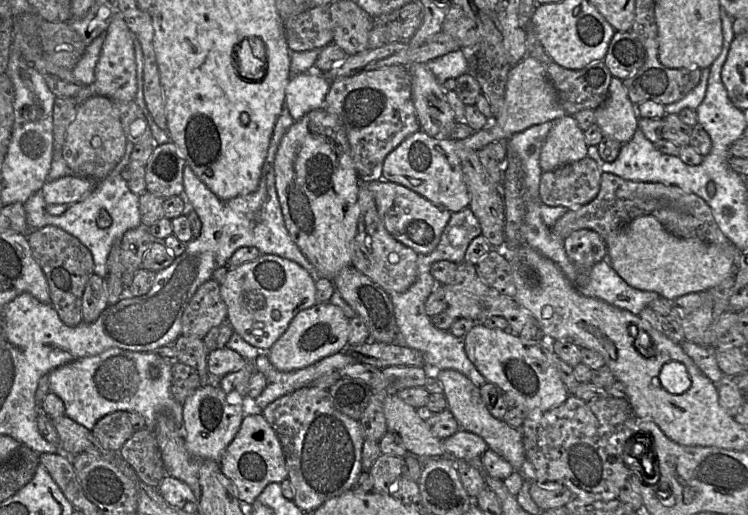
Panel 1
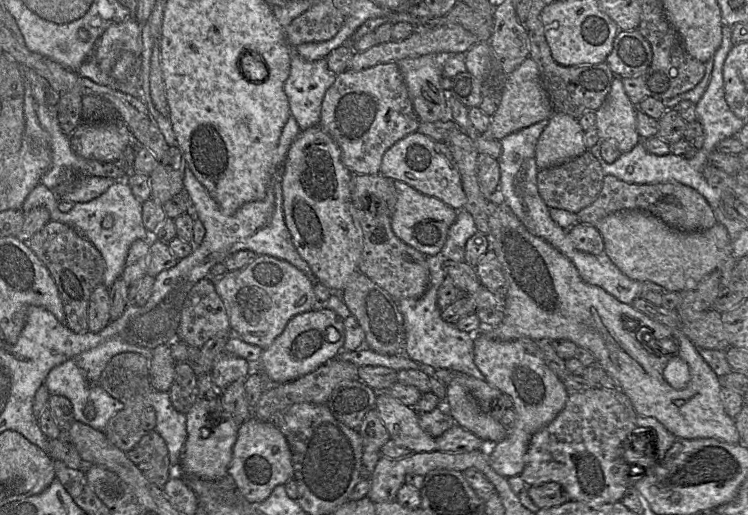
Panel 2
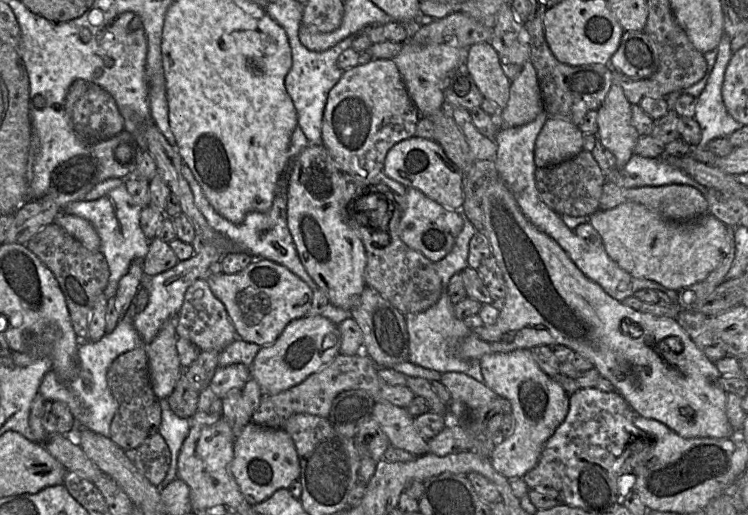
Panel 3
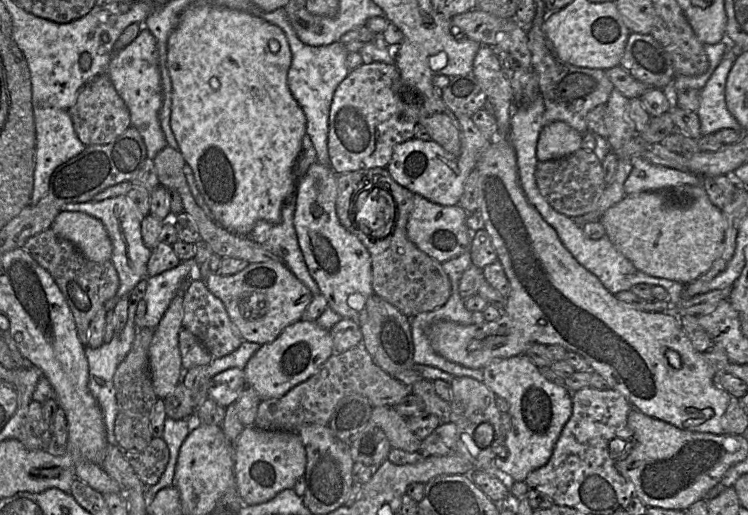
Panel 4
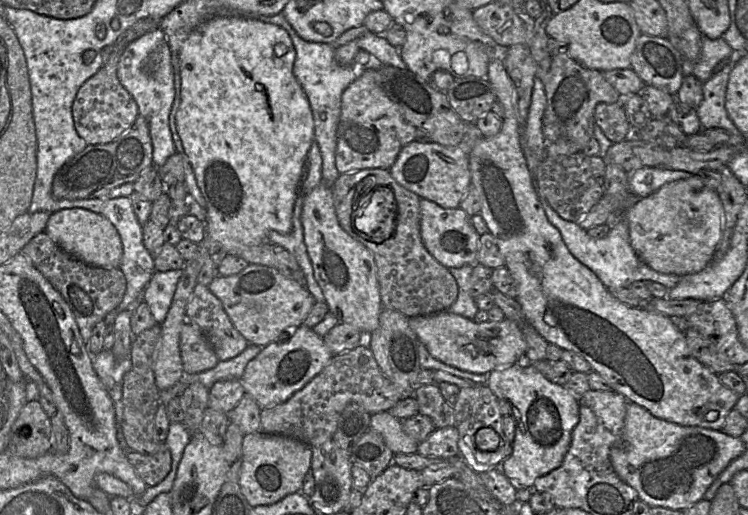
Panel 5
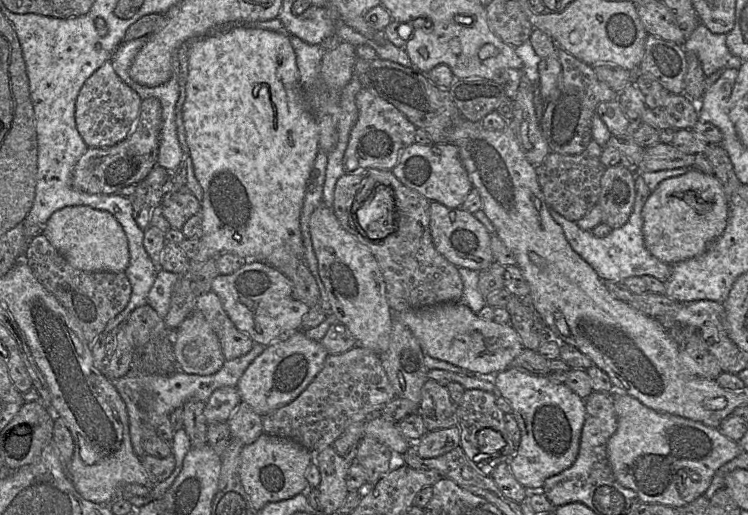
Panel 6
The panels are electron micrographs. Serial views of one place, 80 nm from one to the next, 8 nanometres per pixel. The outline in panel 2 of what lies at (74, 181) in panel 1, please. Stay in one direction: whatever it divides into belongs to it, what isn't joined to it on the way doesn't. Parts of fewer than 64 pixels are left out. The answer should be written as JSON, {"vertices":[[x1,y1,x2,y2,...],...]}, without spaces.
{"vertices":[[83,176,72,191,63,197,58,197,58,209,60,212,68,212,74,203,89,202,103,194,111,185,119,182,112,178,97,176]]}

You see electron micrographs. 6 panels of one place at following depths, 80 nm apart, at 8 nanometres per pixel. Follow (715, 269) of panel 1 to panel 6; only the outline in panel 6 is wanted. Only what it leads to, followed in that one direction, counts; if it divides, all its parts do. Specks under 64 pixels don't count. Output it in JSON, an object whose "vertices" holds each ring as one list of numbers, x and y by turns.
{"vertices":[[690,169,686,174,662,181,644,204,643,237,646,248,660,261,674,264,703,254,724,231,729,219,729,202,714,175]]}

